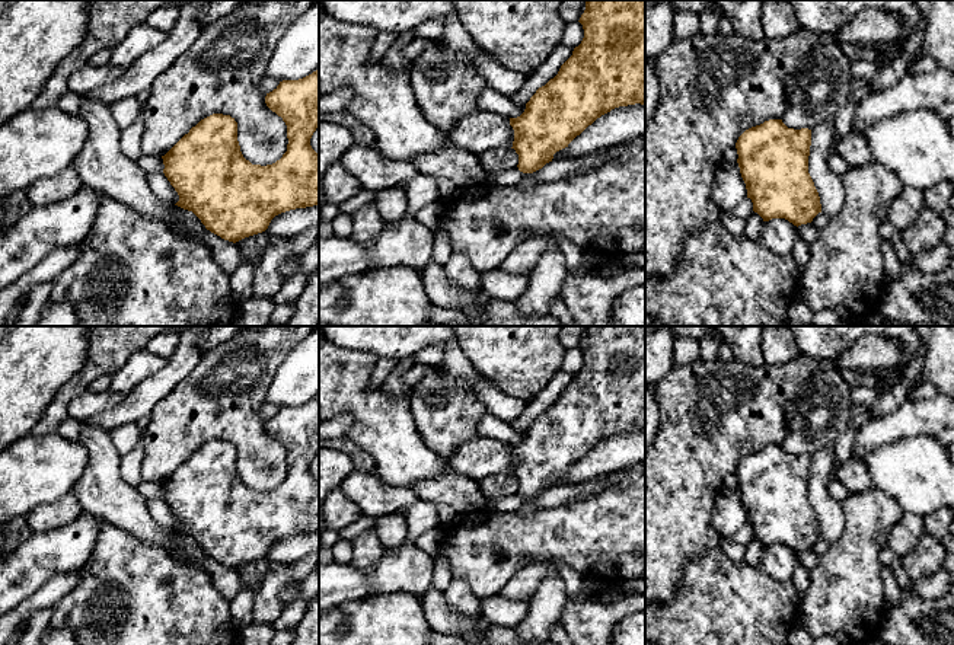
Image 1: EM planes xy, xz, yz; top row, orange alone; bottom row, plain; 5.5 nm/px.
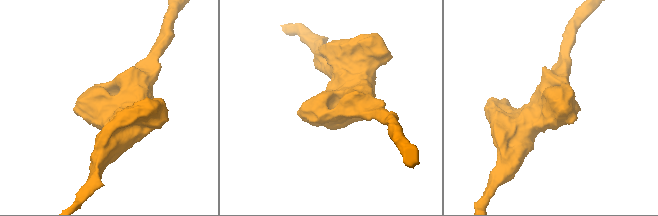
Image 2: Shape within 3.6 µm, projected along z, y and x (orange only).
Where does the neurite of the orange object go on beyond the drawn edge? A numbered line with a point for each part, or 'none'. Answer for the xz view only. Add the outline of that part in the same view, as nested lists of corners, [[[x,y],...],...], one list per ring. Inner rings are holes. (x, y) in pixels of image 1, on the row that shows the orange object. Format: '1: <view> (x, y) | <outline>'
1: xz (491, 101) | [[[489,86],[482,89],[478,105],[481,111],[495,112],[507,116],[508,119],[520,116],[526,109],[526,105],[517,105],[511,98],[495,92]]]

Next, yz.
1: yz (753, 223) | [[[753,211],[746,218],[746,233],[744,233],[744,236],[747,239],[752,239],[752,240],[759,240],[763,223],[765,223],[763,218],[757,213]]]

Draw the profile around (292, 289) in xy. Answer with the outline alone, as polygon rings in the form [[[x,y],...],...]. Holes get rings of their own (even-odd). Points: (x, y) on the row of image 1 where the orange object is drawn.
[[[297,261],[294,274],[283,282],[281,288],[274,296],[275,306],[296,303],[303,293],[306,282],[306,272],[301,269],[300,261]]]

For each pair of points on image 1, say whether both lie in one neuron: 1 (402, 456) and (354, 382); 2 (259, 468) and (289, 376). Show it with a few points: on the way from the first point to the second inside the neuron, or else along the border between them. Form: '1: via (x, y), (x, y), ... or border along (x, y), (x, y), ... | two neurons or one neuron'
1: via (389, 437), (377, 418), (360, 401) | one neuron
2: border along (278, 366), (264, 401) | two neurons

